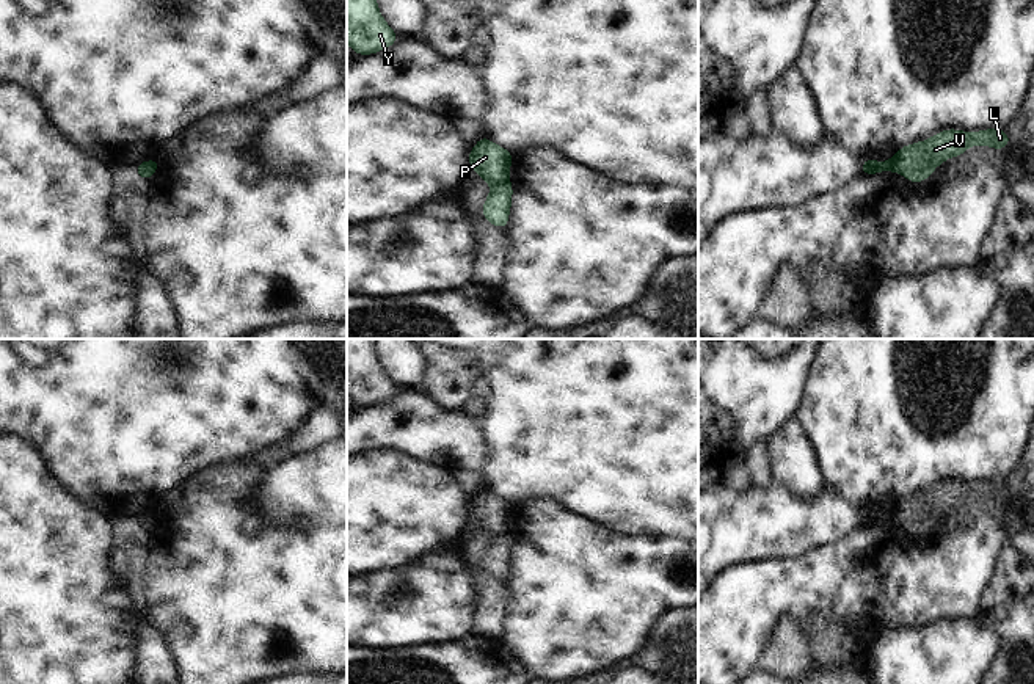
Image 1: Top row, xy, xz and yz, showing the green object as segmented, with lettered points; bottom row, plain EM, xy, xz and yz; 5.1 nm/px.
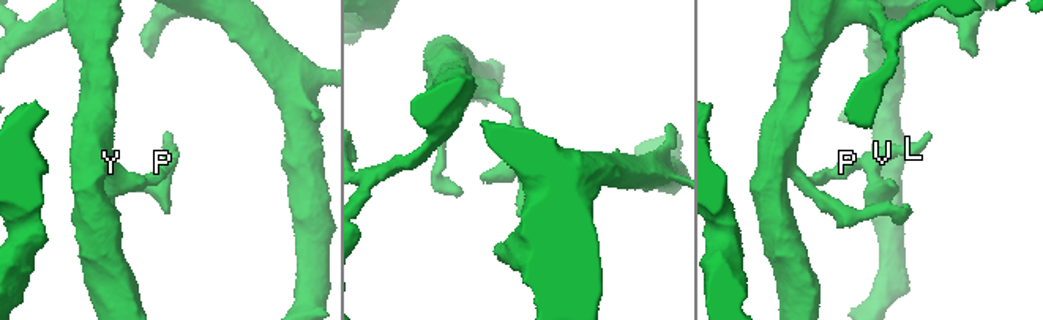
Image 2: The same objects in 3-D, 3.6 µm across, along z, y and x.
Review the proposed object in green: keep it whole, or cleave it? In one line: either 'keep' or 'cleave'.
cleave

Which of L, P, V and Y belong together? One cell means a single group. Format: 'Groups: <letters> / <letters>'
Groups: L V / P Y.

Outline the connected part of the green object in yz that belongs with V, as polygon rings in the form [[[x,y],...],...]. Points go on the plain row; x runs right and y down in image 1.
[[[956,480],[932,486],[927,493],[907,496],[894,502],[891,521],[905,527],[912,535],[921,535],[932,522],[949,508],[960,508],[970,497],[990,497],[1006,500],[1010,486],[1001,480],[982,483],[960,483]]]

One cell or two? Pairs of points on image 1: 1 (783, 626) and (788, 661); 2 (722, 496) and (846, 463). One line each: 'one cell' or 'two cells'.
1: one cell
2: two cells

